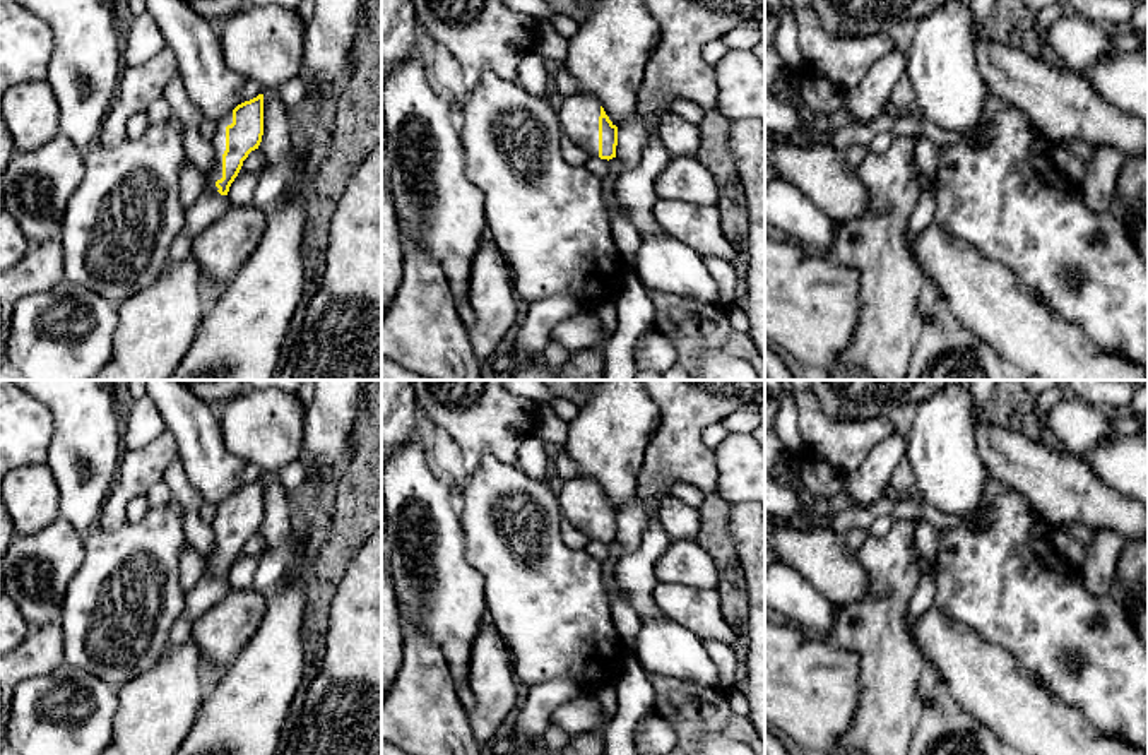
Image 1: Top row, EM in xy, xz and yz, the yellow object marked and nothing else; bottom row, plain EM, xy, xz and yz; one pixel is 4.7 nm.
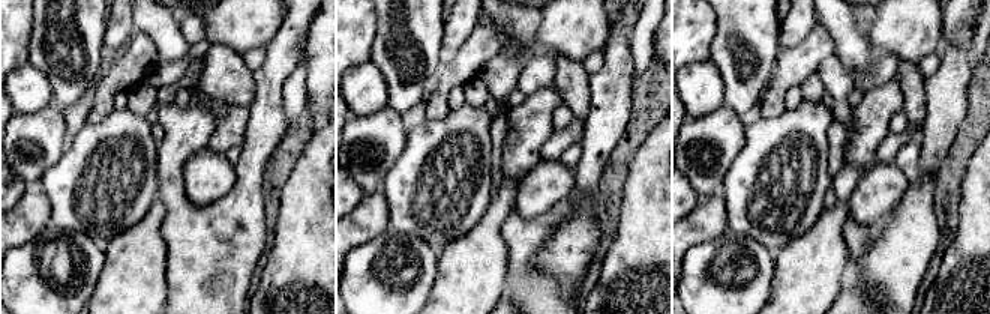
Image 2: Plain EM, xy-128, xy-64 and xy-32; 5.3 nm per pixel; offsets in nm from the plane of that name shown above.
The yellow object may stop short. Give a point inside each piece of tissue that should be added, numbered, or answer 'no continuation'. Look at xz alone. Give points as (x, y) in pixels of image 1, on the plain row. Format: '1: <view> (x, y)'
1: xz (579, 497)

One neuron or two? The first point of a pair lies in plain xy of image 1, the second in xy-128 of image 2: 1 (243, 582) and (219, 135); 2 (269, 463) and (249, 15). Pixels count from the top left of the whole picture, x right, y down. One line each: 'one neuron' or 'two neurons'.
1: one neuron
2: one neuron

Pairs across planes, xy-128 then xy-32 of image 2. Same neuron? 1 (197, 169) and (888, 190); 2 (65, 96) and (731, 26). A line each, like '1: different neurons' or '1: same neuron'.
1: same neuron
2: same neuron

